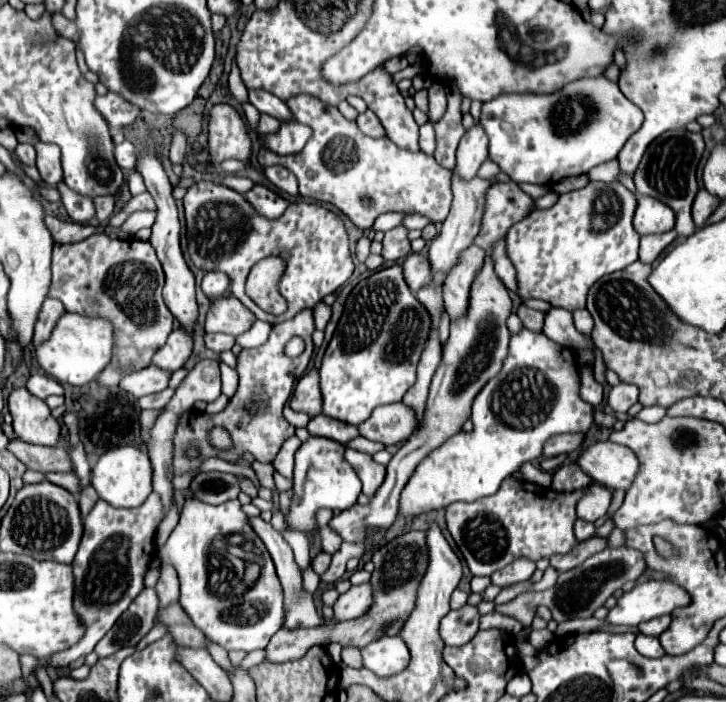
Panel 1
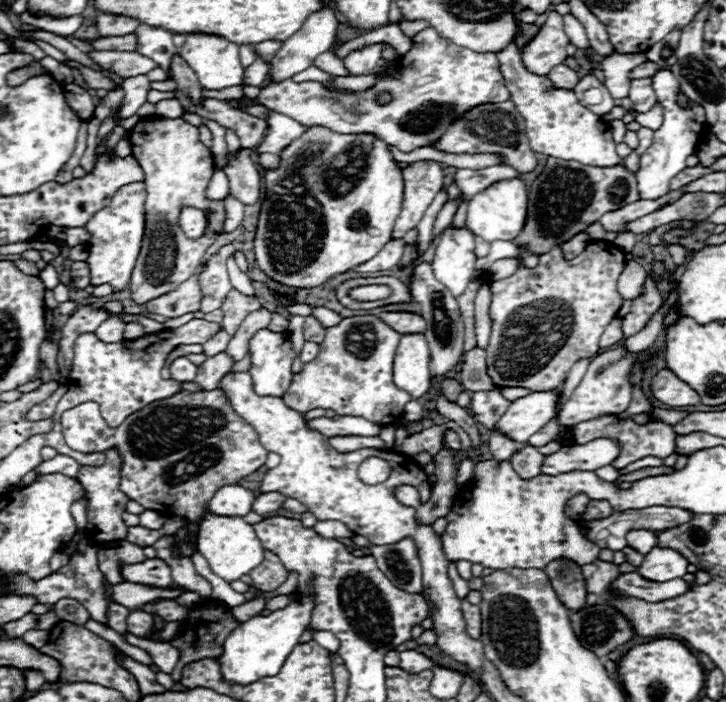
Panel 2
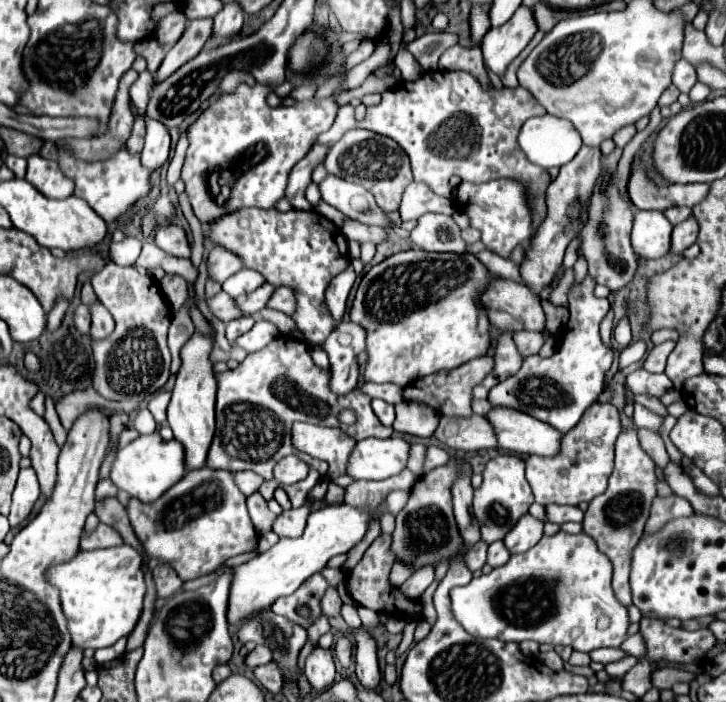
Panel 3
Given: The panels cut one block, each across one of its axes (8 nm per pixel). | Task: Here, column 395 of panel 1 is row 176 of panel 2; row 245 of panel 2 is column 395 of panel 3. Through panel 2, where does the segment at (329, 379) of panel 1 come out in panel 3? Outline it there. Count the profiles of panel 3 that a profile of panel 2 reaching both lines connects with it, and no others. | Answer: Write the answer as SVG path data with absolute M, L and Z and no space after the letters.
M406 250L392 254L370 272L364 274L356 292L350 320L366 330L366 366L362 372L364 382L408 386L418 378L430 376L440 370L452 370L460 364L484 356L490 340L486 322L482 334L478 332L478 298L488 284L488 270L472 254L436 254L424 250Z

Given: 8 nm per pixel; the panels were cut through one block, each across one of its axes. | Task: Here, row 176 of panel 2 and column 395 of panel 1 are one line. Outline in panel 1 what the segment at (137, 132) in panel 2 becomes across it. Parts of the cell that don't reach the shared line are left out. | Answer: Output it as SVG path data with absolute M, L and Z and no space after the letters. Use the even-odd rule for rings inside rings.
M294 96L288 106L300 124L312 126L314 136L300 154L290 158L258 154L258 162L262 166L282 164L292 170L298 178L302 198L334 204L362 230L370 230L374 220L384 212L408 210L426 214L434 222L442 222L448 216L452 202L452 172L442 168L434 156L402 150L388 138L370 138L358 130L356 122L346 120L338 108L320 104L320 100L312 100L310 96ZM362 198L370 198L372 202L364 206Z

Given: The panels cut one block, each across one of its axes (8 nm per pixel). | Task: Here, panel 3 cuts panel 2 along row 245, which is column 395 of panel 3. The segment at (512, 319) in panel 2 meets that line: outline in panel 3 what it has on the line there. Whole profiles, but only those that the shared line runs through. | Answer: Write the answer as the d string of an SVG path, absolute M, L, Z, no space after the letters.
M380 536L374 540L374 544L366 550L364 558L360 560L360 564L348 574L348 586L350 586L350 594L352 598L374 610L374 612L382 612L382 614L390 614L390 616L400 616L400 618L406 618L406 616L416 616L420 618L420 612L422 612L422 602L414 602L410 598L406 598L398 588L394 588L390 582L388 582L388 574L392 570L392 564L394 564L394 554L390 550L390 538L388 536Z

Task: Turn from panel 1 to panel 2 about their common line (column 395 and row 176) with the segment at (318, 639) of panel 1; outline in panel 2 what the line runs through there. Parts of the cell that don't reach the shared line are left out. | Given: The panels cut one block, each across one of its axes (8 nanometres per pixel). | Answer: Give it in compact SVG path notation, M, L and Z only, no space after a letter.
M548 158L544 172L536 178L528 192L528 220L514 244L530 244L530 252L548 252L554 244L562 244L596 222L604 212L612 212L640 200L636 176L620 168L592 168L568 160Z

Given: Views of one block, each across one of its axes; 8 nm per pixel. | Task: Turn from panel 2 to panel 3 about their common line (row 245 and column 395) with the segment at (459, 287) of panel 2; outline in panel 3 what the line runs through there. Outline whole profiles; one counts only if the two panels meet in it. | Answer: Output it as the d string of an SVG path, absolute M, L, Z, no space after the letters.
M366 438L356 442L346 474L354 480L384 480L406 468L410 444L402 438Z

